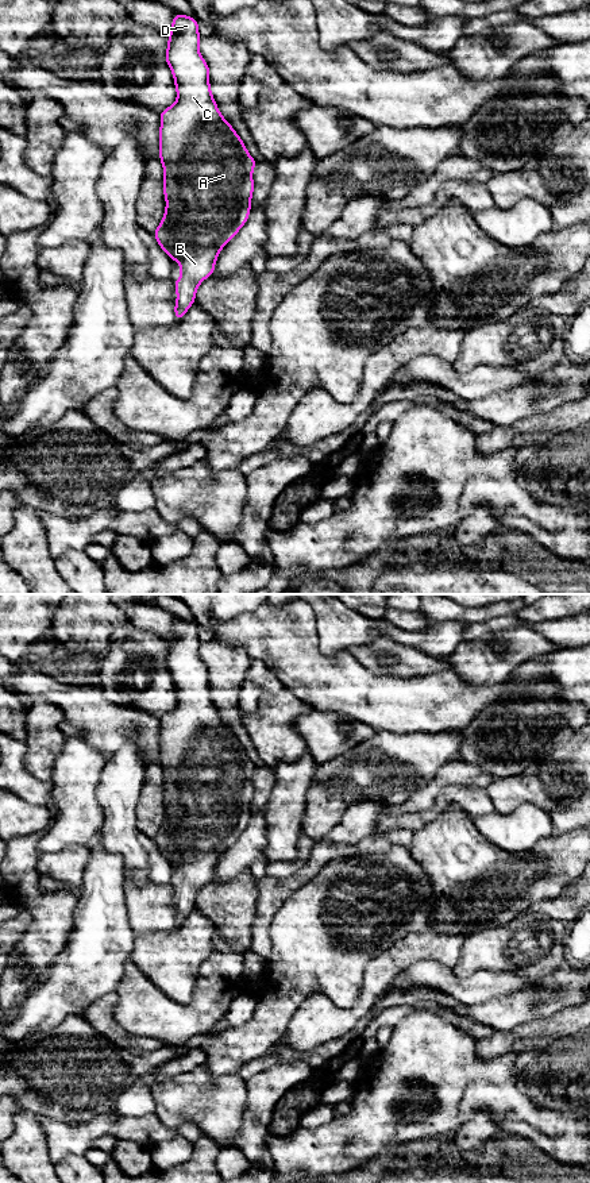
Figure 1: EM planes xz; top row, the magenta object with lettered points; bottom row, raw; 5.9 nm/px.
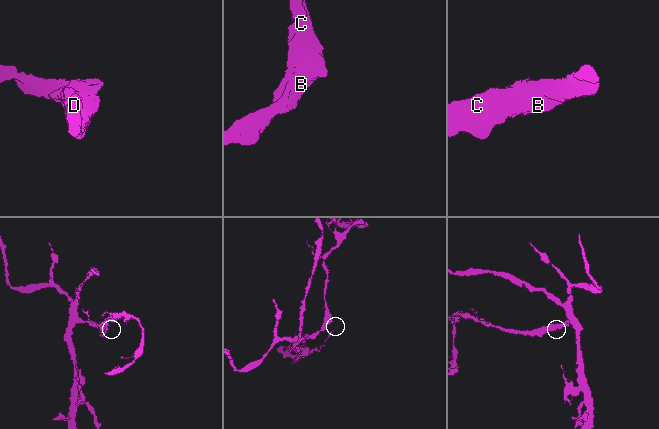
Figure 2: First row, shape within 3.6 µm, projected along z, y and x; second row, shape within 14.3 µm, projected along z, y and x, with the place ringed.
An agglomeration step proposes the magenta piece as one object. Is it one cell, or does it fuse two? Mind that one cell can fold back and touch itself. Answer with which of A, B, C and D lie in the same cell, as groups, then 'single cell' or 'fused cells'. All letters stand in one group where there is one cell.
A B C D | single cell

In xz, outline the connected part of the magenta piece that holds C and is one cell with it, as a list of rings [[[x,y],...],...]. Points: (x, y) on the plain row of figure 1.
[[[178,617],[170,633],[165,664],[174,682],[177,705],[159,718],[166,814],[153,840],[163,858],[180,868],[181,882],[173,890],[177,895],[174,920],[181,926],[196,906],[198,890],[213,879],[221,853],[248,824],[257,766],[223,722],[212,701],[209,671],[198,656],[201,641],[197,625]]]

